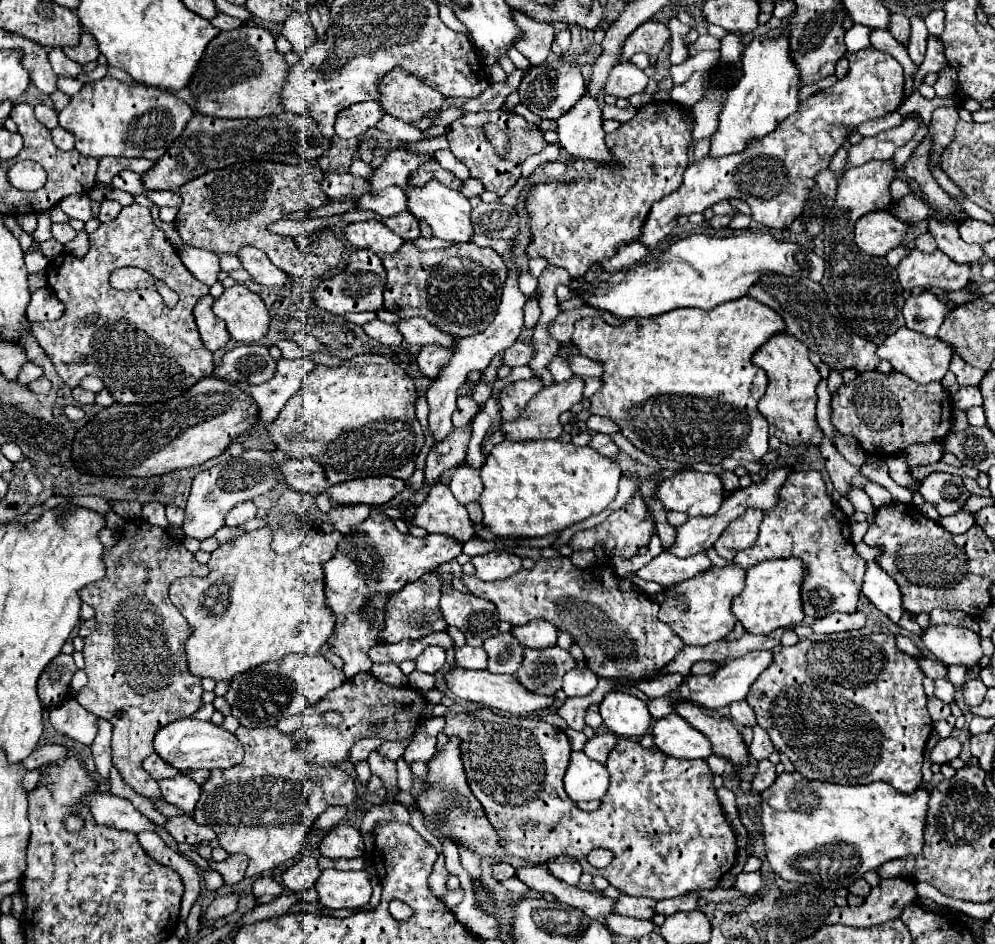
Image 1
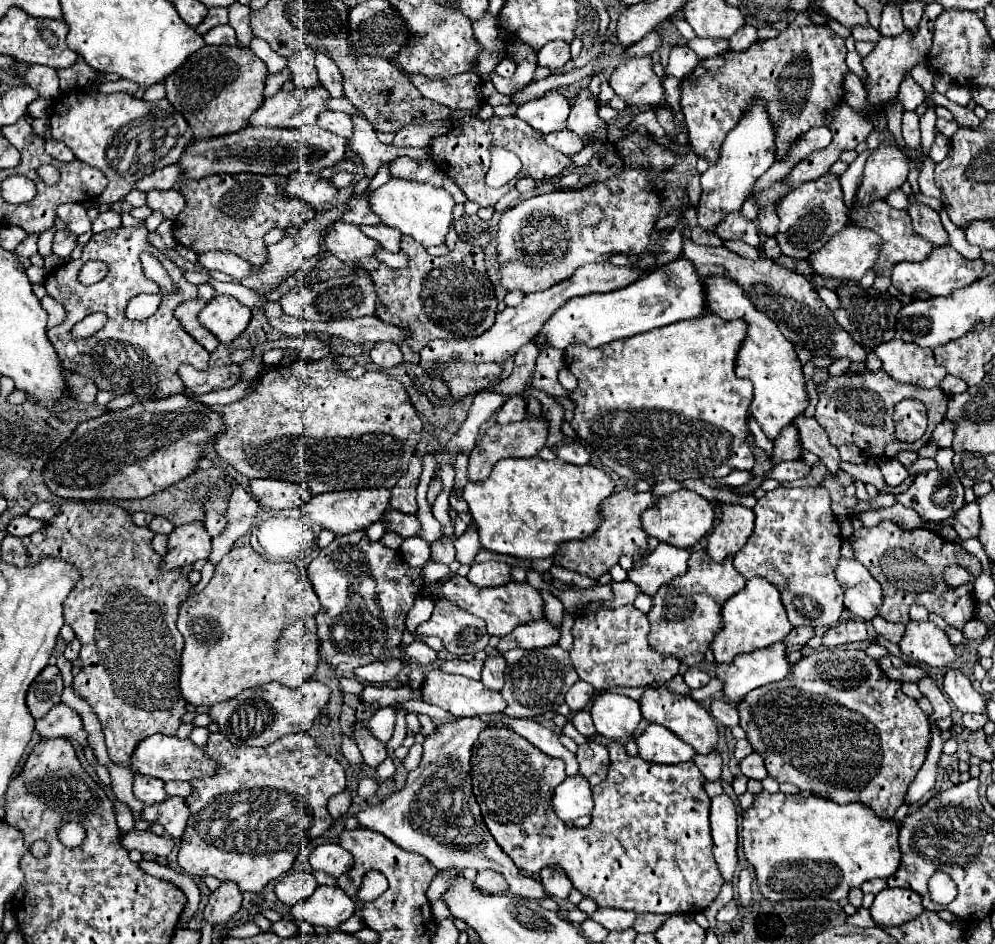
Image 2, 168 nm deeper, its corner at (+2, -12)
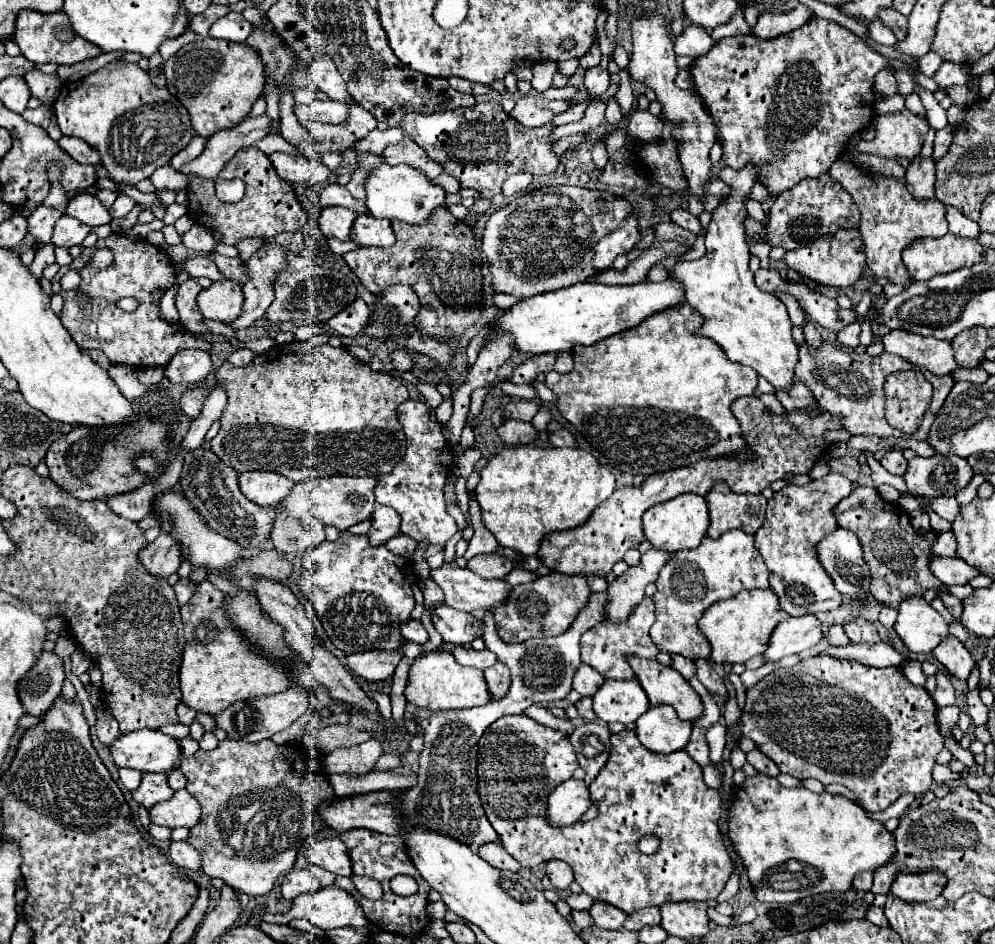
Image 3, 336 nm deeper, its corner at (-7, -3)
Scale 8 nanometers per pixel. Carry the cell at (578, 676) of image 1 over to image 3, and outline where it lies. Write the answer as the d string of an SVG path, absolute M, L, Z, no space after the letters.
M582 663L580 669L578 669L578 673L574 675L572 689L578 691L582 697L592 697L594 691L598 691L598 687L602 683L604 683L604 677L598 671L594 671L594 669L590 669L588 665Z

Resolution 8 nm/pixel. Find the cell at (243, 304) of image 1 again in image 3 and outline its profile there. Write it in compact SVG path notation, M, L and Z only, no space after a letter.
M234 281L212 283L210 289L202 289L198 295L198 307L206 319L214 319L230 325L242 312L244 293Z

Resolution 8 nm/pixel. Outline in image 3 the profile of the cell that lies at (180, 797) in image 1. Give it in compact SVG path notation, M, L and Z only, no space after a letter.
M176 791L172 795L172 799L158 803L150 809L150 821L156 825L164 825L164 827L194 827L200 819L200 807L198 801L186 791Z

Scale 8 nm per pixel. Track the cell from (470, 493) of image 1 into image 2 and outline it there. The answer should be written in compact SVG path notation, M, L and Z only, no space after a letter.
M535 416L535 418L529 418L529 420L505 424L505 426L501 426L501 424L491 426L471 452L467 471L468 480L485 480L491 474L493 464L501 458L531 458L531 456L537 456L539 450L545 446L545 440L547 440L545 416Z

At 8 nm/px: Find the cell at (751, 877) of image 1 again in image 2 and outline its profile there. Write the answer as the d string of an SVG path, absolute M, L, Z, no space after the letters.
M731 900L723 910L719 910L717 922L731 922L737 916L737 912L739 912L739 906L737 906L735 900Z

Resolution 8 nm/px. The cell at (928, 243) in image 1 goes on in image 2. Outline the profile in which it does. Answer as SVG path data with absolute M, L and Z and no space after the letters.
M875 200L873 204L869 204L869 208L861 208L861 212L857 212L857 208L853 208L853 210L847 212L847 218L849 218L851 224L867 228L867 230L873 230L875 234L881 236L879 258L877 258L877 262L871 268L877 276L883 274L885 268L893 268L895 264L899 264L903 260L907 260L907 262L923 262L929 256L931 248L933 248L931 244L927 244L925 238L921 238L921 236L917 236L913 232L909 214L905 210L897 210L897 208L889 206L885 200Z

